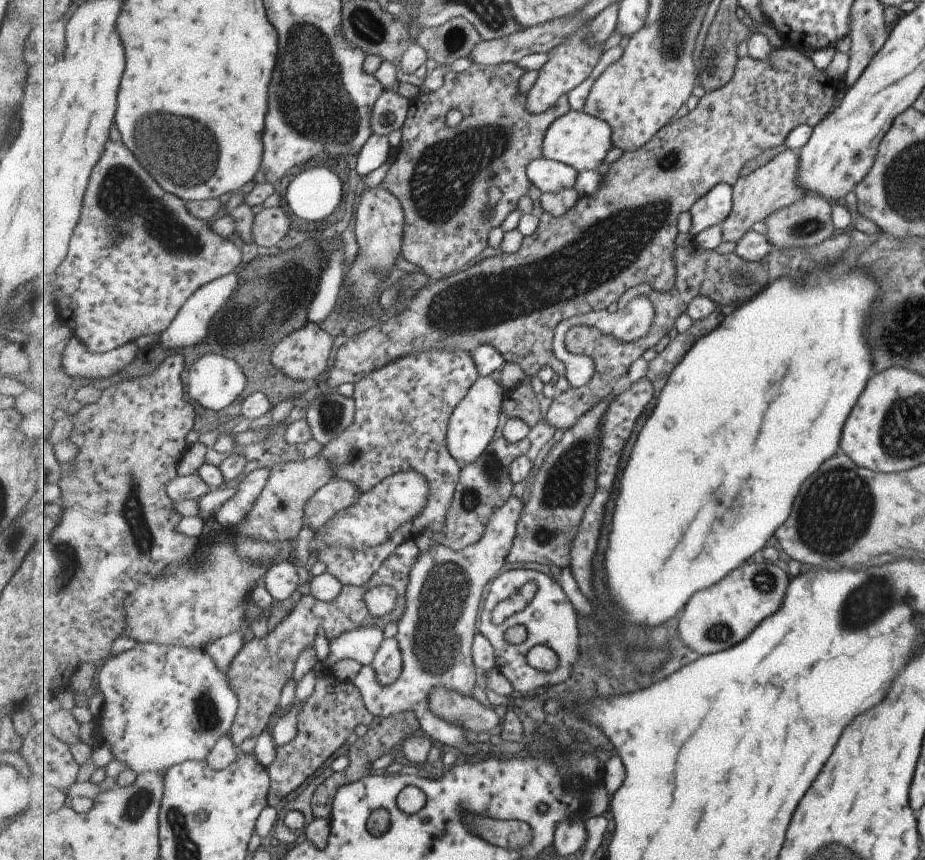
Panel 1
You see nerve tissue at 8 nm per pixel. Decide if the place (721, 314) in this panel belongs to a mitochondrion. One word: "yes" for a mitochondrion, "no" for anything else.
no

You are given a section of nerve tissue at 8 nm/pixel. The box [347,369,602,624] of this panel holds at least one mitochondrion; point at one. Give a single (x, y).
(564, 481)

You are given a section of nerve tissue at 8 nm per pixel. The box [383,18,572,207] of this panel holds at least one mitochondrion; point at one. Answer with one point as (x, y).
(454, 39)

